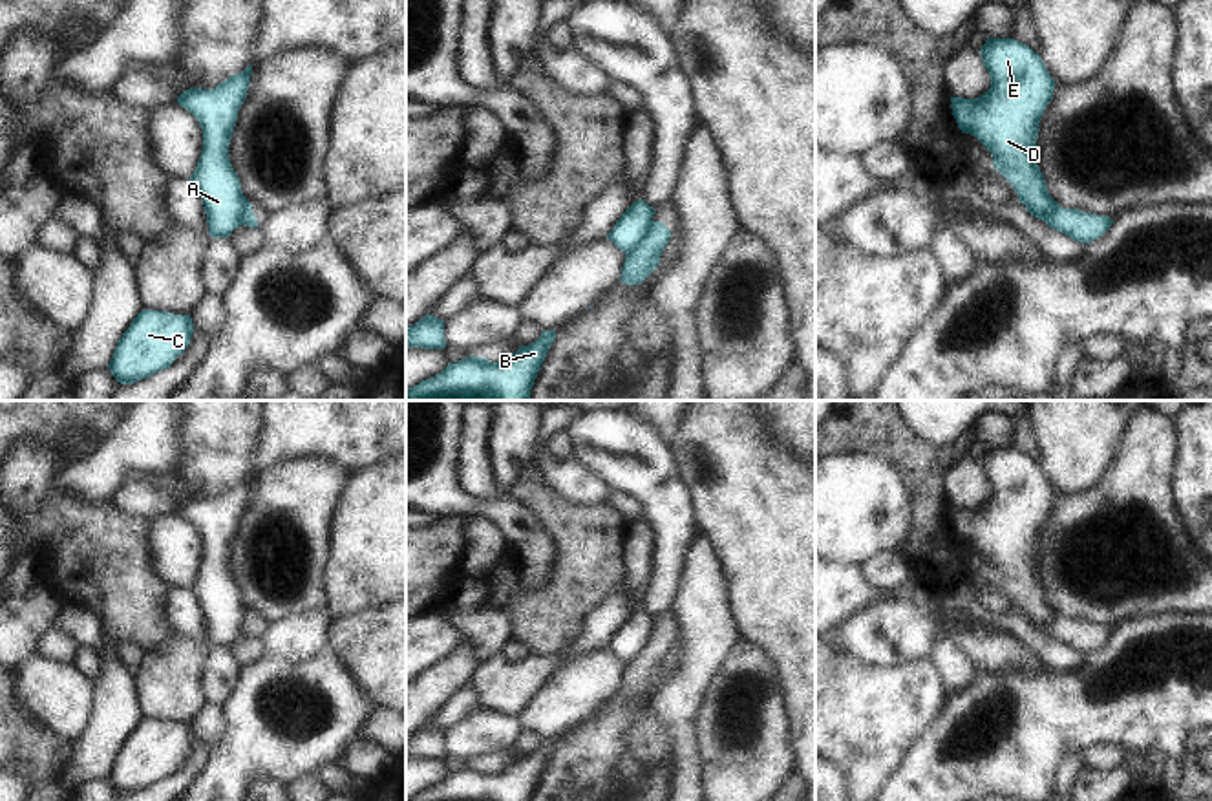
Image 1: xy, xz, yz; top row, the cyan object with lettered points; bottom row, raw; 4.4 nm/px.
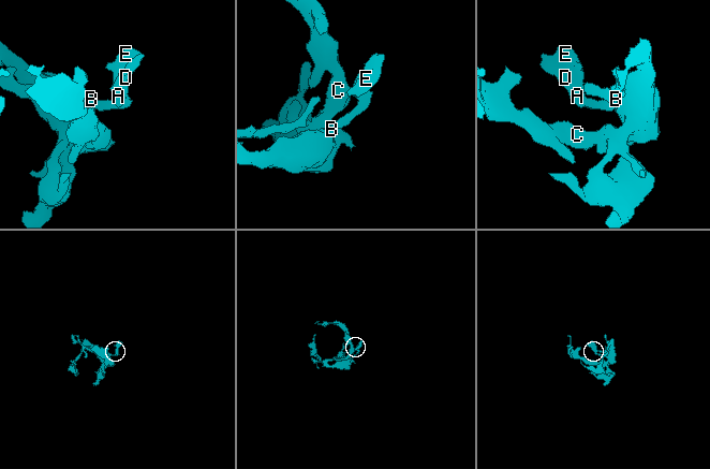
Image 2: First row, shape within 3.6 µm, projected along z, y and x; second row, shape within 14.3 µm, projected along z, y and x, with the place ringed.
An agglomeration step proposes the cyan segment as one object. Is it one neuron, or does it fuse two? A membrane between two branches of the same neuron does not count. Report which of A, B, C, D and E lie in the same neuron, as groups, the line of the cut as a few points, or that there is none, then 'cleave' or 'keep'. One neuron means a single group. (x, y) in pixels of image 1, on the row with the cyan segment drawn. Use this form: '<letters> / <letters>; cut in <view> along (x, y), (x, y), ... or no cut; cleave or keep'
A D E / B C; cut in xz along (653, 222), (644, 238), (626, 255); cleave

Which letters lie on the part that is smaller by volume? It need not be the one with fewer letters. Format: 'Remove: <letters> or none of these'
Remove: A, D, E

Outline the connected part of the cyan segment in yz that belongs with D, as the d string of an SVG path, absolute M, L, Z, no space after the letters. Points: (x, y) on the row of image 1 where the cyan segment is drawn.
M987 38L980 49L991 88L976 97L951 97L962 134L974 135L1018 194L1027 212L1042 221L1058 207L1037 165L1040 117L1053 99L1055 80L1040 55L1015 38Z

